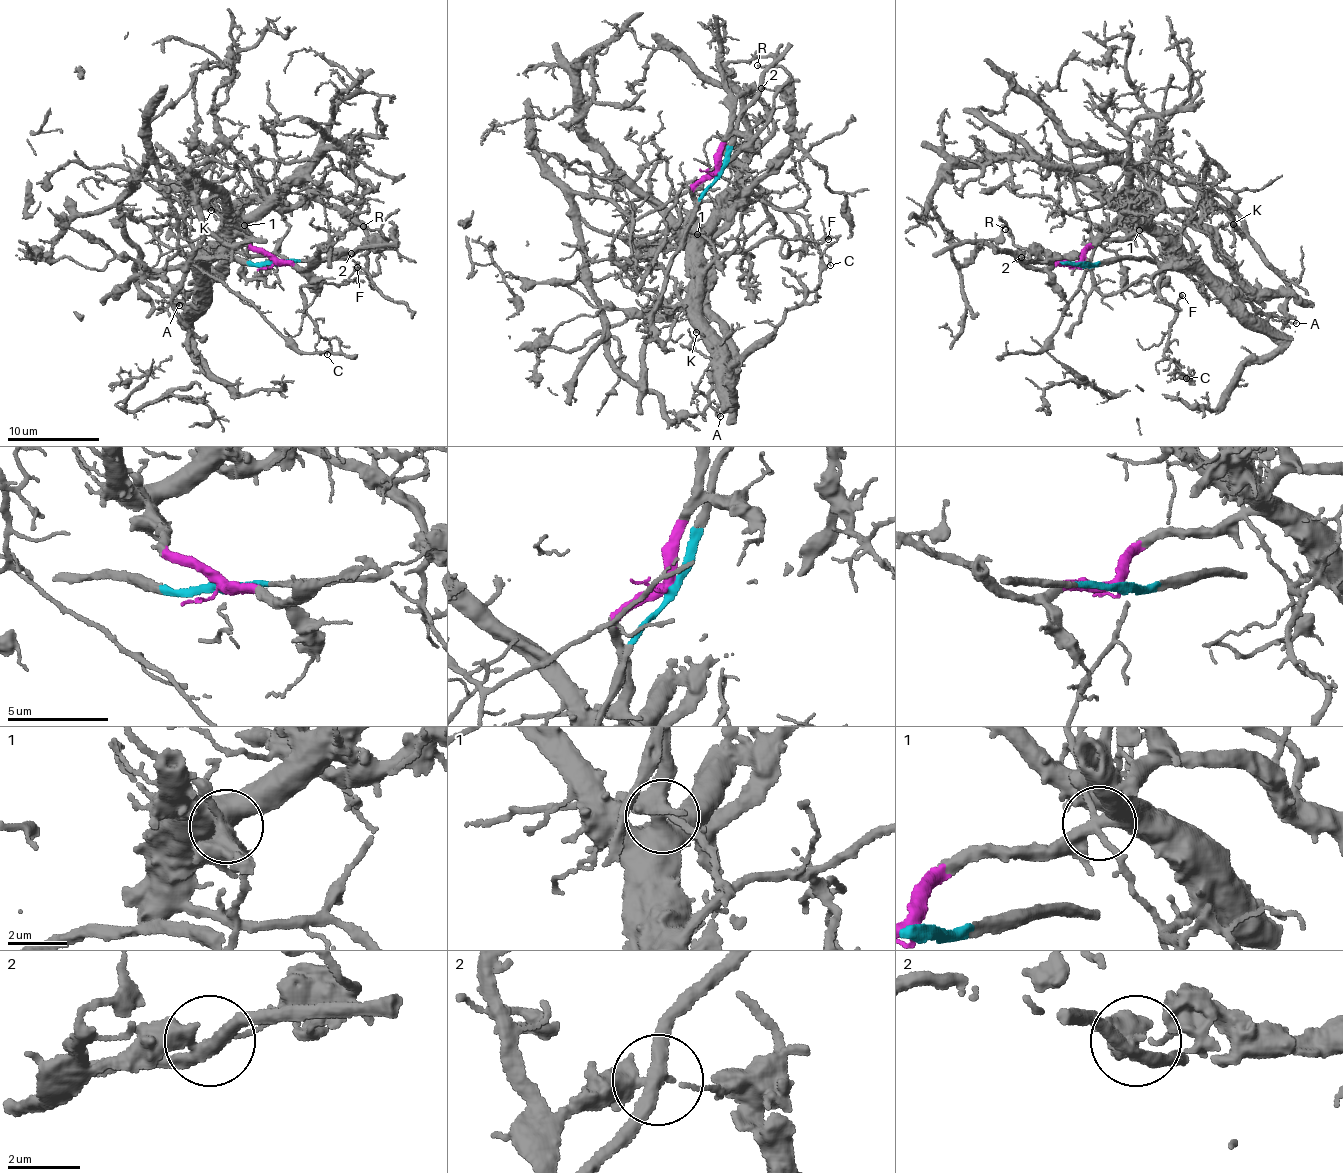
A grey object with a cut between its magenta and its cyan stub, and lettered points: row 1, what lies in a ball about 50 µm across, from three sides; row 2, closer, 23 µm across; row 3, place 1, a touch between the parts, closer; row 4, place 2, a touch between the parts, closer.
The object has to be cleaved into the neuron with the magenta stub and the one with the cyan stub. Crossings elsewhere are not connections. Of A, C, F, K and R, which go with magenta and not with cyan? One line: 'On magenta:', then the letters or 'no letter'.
On magenta: A, C, F, K, R

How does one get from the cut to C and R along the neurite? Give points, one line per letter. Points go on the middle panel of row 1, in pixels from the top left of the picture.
C: (718, 173), (693, 188), (702, 268), (723, 253), (782, 238), (784, 256), (811, 245), (831, 266)
R: (718, 173), (719, 146), (739, 95), (762, 87), (776, 90), (791, 79), (780, 67), (757, 64)

